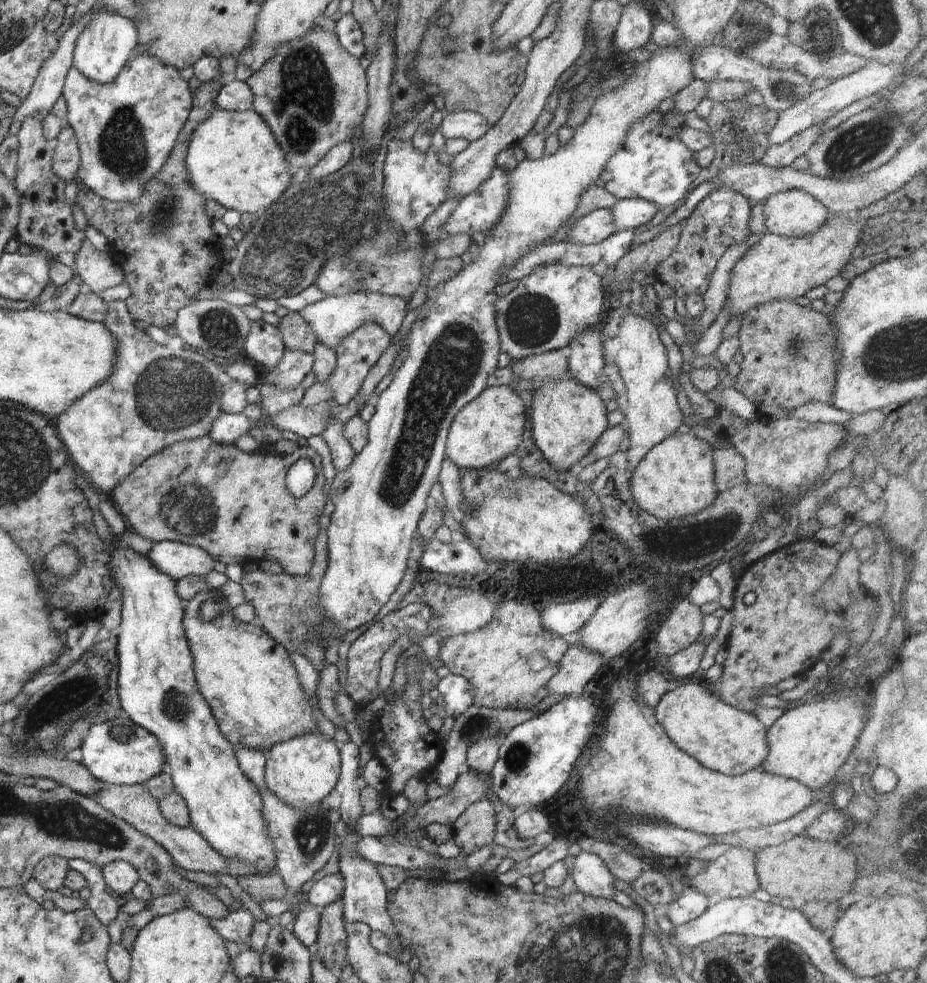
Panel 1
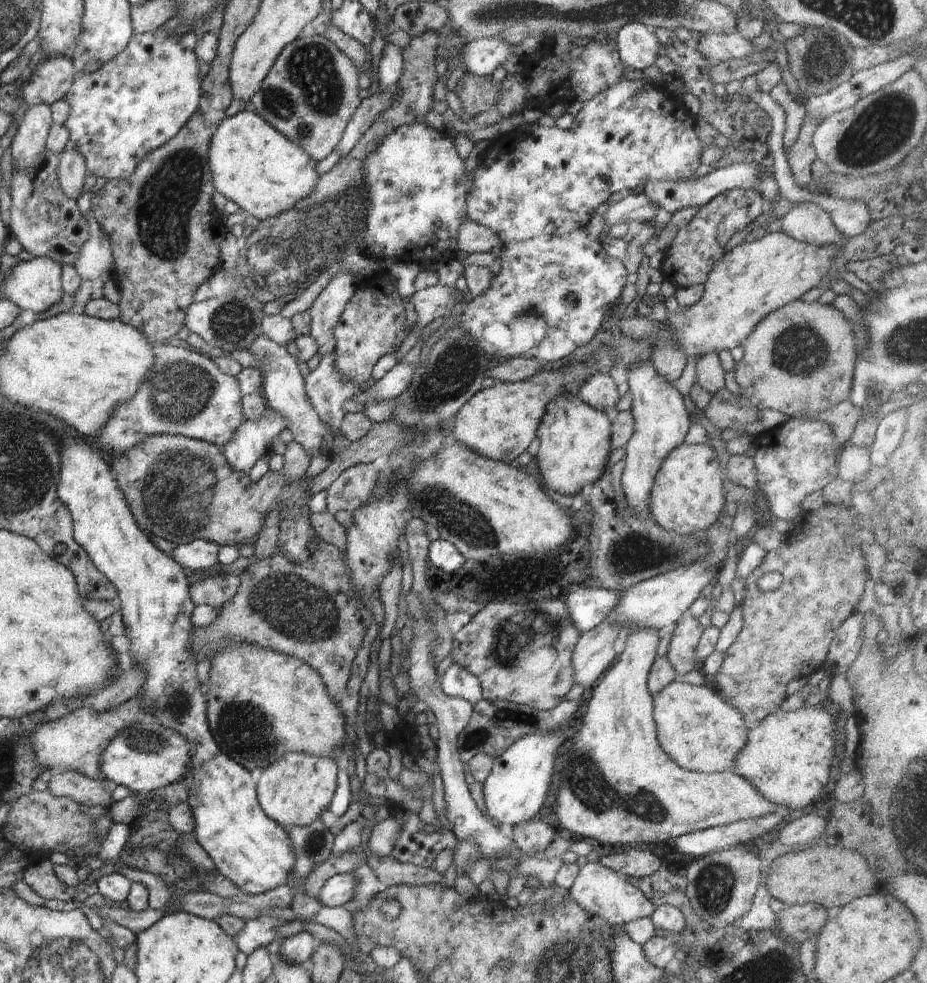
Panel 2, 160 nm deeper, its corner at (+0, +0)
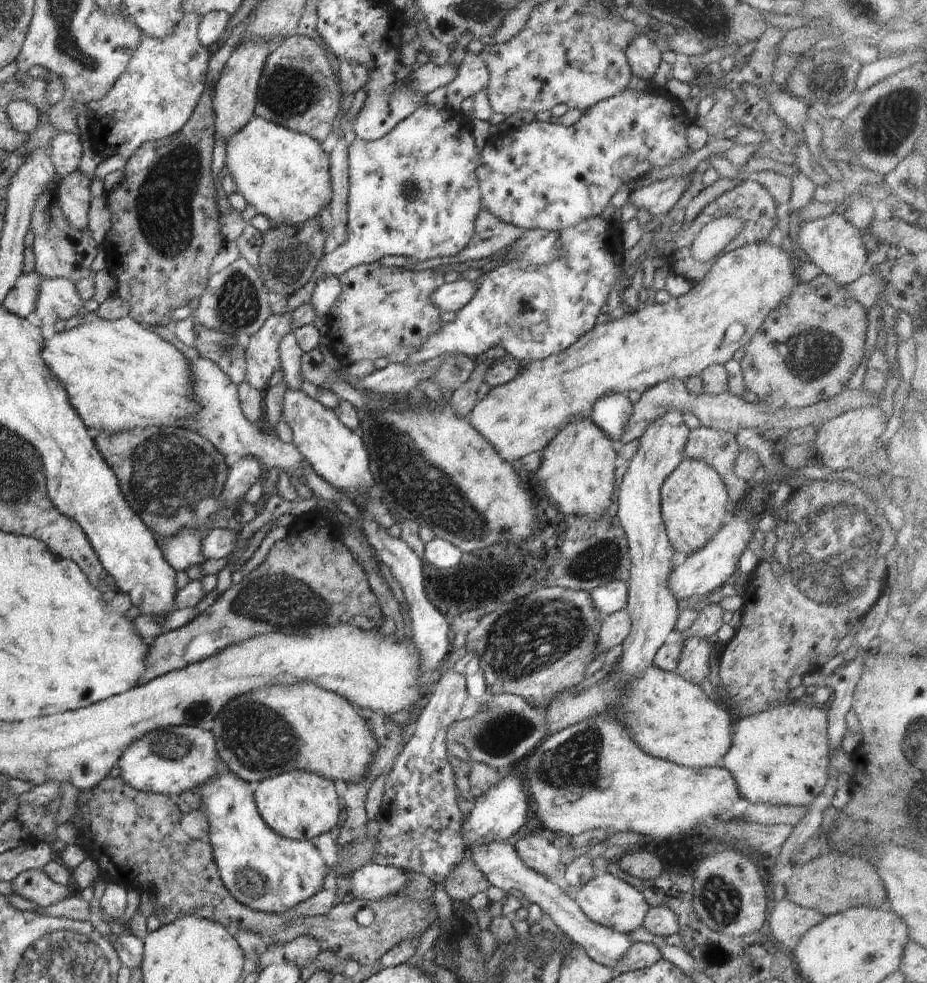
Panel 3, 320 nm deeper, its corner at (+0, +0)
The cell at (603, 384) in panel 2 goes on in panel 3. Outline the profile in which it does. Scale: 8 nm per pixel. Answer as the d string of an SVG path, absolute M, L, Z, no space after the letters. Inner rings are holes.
M616 392L604 398L598 398L592 406L589 418L604 434L608 434L608 438L618 443L620 436L624 434L624 426L630 414L632 414L632 404L627 395Z

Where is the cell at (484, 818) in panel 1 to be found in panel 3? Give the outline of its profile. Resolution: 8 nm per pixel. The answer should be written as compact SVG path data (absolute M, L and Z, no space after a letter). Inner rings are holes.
M468 854L456 868L452 868L452 872L446 876L442 884L451 901L458 900L464 903L468 903L478 892L486 893L488 886L491 886Z

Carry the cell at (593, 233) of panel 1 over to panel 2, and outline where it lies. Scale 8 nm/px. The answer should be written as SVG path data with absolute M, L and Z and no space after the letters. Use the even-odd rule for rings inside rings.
M625 193L625 197L616 204L609 204L603 219L609 228L616 224L629 224L635 220L654 223L657 219L658 206L648 202L648 196L643 194Z

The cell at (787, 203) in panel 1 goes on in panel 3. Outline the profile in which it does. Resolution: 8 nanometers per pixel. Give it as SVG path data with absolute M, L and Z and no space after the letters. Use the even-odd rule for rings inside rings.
M839 210L831 216L800 223L797 235L799 247L811 257L812 263L822 269L830 281L833 280L840 285L851 284L868 268L866 260L868 252L862 236Z

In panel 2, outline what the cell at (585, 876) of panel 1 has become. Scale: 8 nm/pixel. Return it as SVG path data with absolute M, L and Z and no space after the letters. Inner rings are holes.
M588 862L580 868L574 885L569 890L571 900L578 906L582 906L586 912L621 929L630 920L651 918L656 910L656 906L638 888L629 883L627 878L614 873L610 868L598 862Z

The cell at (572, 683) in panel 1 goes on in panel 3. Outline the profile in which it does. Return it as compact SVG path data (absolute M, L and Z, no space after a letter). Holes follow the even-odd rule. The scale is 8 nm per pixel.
M625 609L601 618L600 632L596 640L598 656L622 644L630 634L630 618Z

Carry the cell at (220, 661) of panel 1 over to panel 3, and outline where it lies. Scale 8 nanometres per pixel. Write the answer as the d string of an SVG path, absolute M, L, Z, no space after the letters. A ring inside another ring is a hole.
M304 682L297 685L268 685L262 689L246 693L245 695L236 697L233 701L230 701L220 714L209 723L210 732L214 735L215 745L218 749L220 758L223 760L225 766L236 774L242 781L247 783L257 783L264 779L281 775L282 773L292 773L293 771L306 771L320 775L321 777L330 779L331 781L344 780L344 782L358 784L365 780L369 775L368 770L371 770L371 766L377 764L380 761L377 754L379 753L379 742L376 740L375 734L370 730L365 718L362 718L361 714L351 705L345 698L338 696L336 693L325 691L320 688L318 683Z

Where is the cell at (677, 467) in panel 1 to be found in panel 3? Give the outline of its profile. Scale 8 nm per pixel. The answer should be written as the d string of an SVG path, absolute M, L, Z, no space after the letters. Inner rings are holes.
M684 459L664 480L661 489L661 516L665 530L676 552L690 555L708 544L727 522L729 495L720 474L700 460Z

